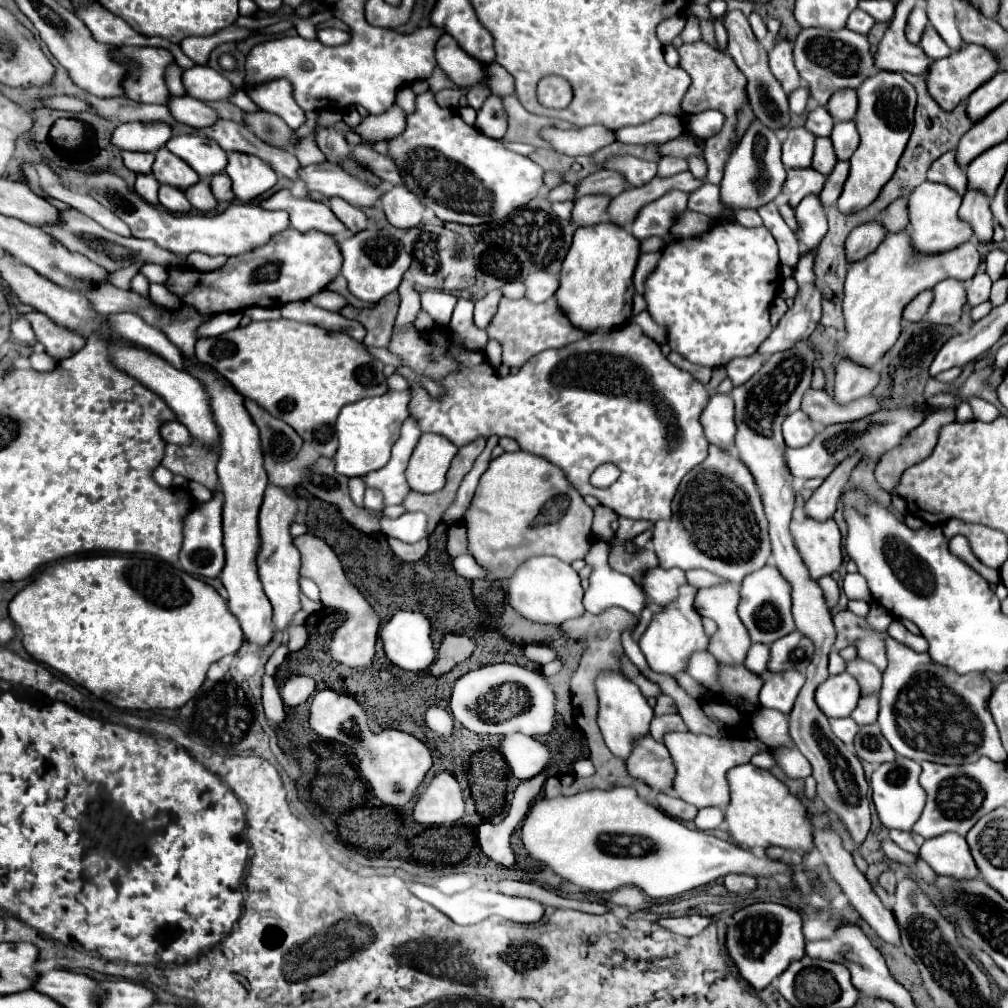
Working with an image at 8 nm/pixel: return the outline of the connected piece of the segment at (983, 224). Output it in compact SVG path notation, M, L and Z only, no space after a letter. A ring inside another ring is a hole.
M968 188L960 206L960 218L966 220L972 230L974 236L980 242L990 242L992 240L992 212L990 212L990 198L974 188Z

